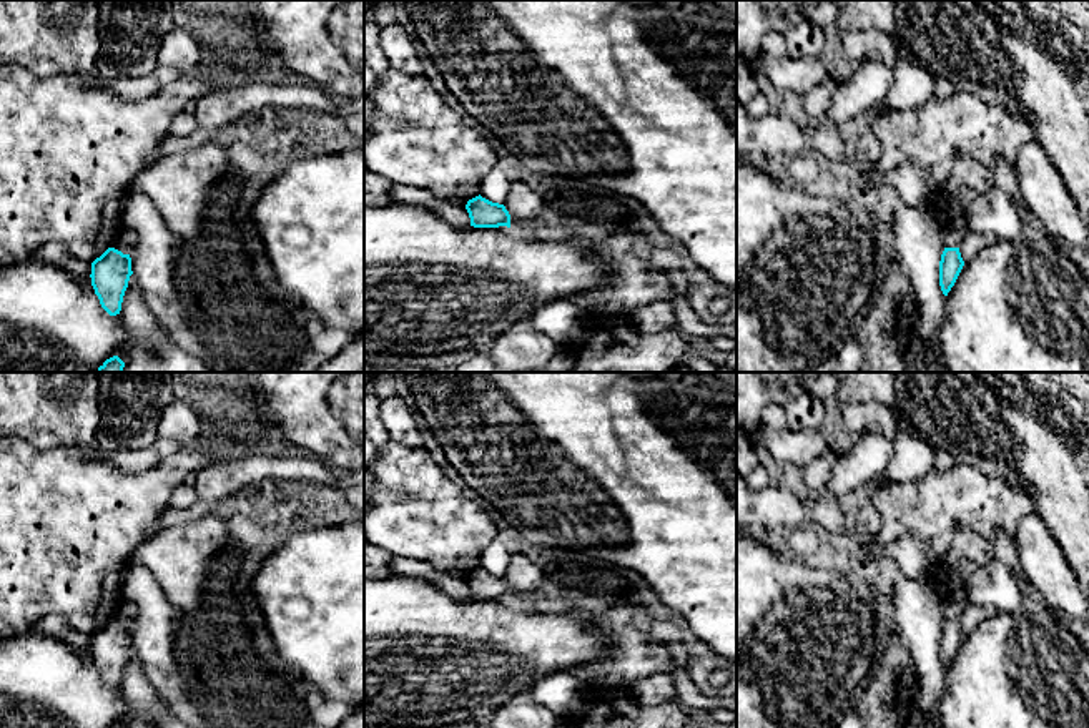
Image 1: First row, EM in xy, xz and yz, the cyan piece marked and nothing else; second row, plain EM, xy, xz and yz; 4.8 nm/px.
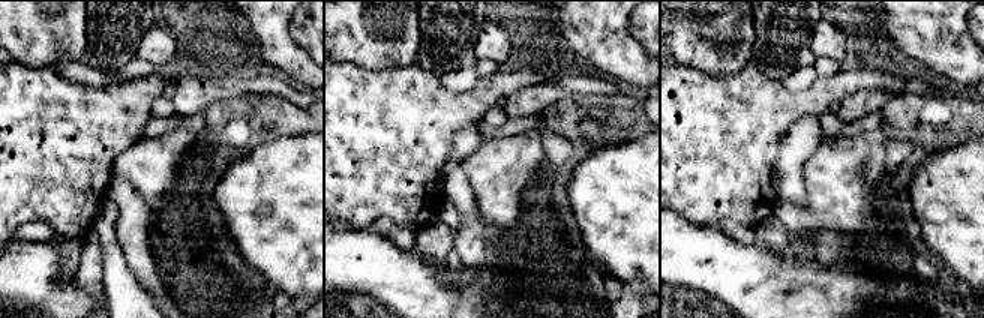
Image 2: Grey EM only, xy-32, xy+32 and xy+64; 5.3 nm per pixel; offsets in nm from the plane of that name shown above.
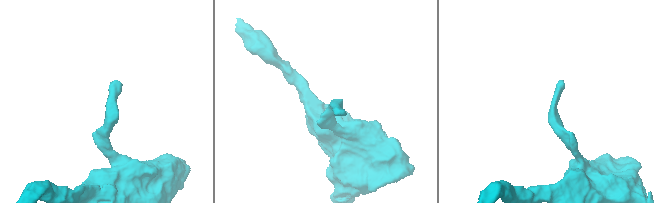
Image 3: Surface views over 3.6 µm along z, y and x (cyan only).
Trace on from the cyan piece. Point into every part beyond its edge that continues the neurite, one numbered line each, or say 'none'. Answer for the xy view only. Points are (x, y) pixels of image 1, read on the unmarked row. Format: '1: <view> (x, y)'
none

